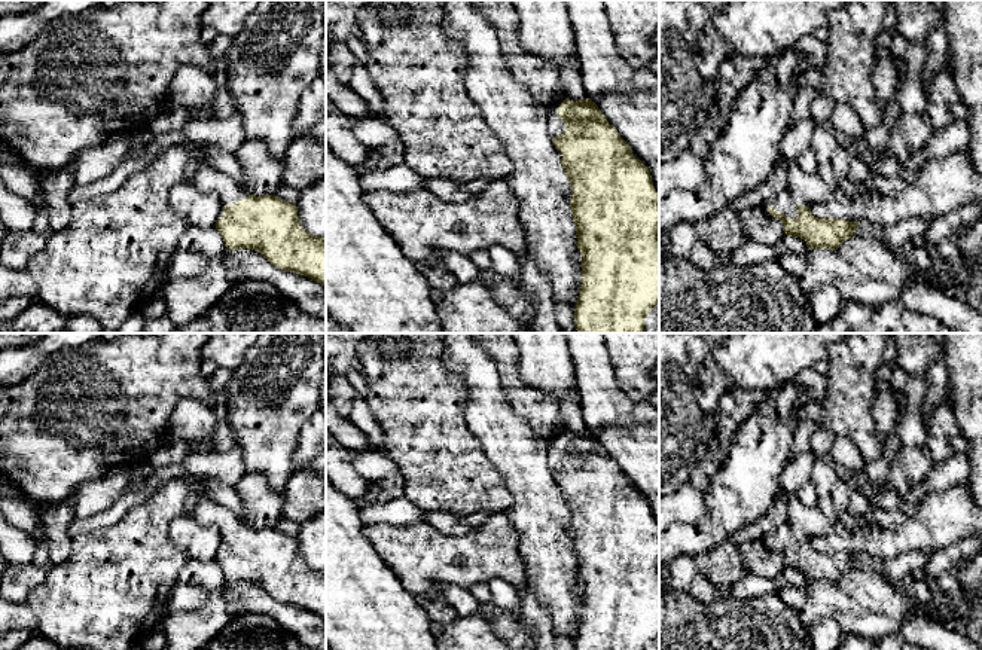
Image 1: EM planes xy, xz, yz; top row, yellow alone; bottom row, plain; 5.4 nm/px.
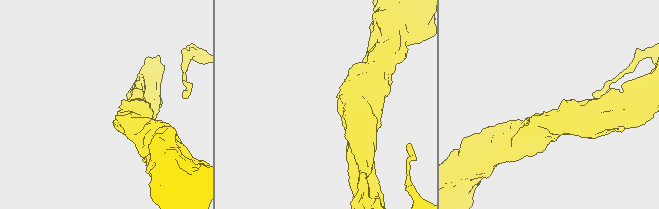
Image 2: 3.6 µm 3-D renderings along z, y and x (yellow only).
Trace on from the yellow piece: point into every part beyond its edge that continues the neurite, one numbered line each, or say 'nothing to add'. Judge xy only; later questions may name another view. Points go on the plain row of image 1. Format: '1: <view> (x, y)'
1: xy (210, 513)

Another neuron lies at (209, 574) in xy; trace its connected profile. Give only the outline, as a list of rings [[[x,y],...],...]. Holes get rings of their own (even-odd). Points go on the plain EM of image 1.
[[[189,559],[180,570],[177,583],[196,585],[210,593],[226,586],[222,568],[216,561]]]

